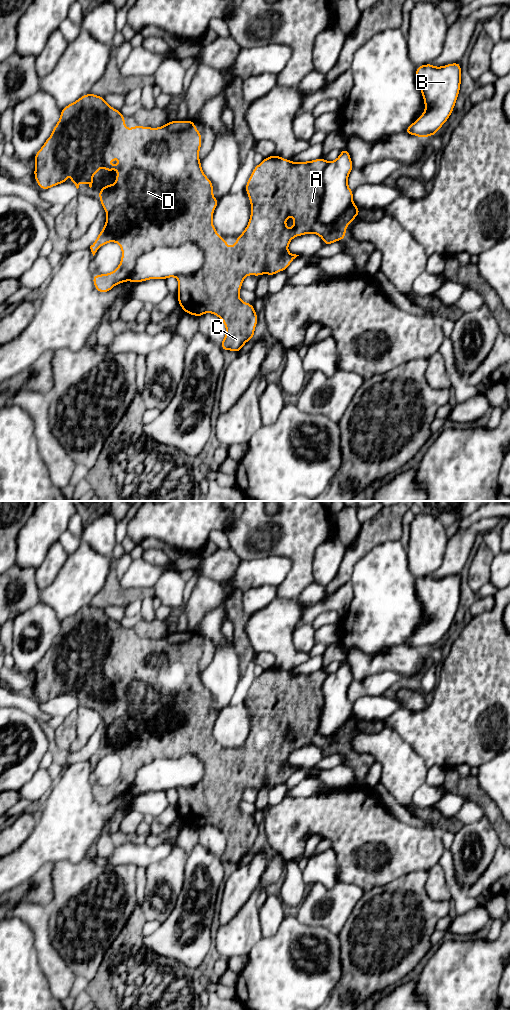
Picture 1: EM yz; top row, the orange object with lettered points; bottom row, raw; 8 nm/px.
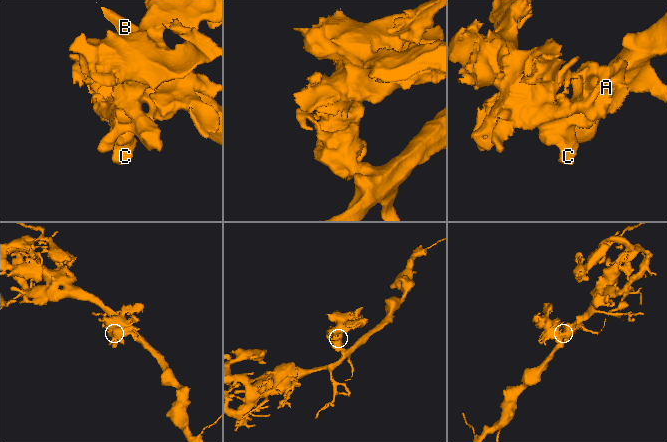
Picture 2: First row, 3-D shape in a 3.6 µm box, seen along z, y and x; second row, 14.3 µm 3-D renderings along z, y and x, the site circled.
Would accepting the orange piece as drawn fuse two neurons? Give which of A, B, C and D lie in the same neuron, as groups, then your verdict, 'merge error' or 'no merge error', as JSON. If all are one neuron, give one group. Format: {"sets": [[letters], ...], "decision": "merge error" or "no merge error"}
{"sets": [["A", "C", "D"], ["B"]], "decision": "merge error"}

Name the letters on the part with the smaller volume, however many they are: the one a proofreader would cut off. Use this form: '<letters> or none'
A, C, D

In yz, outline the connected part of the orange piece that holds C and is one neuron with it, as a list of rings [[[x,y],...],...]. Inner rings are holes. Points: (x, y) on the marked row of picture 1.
[[[85,94],[80,97],[77,101],[65,106],[61,109],[61,116],[58,123],[54,126],[51,136],[45,141],[42,148],[34,156],[35,161],[35,171],[34,177],[38,186],[42,190],[49,189],[53,186],[59,185],[61,183],[67,182],[67,170],[71,170],[71,183],[79,188],[80,183],[88,183],[89,187],[92,187],[93,183],[93,174],[98,173],[100,171],[100,165],[104,166],[106,172],[112,172],[114,169],[119,170],[120,172],[116,174],[117,178],[115,180],[114,185],[107,184],[105,187],[101,188],[98,192],[100,195],[99,200],[102,204],[102,207],[106,210],[106,223],[104,228],[99,233],[95,242],[90,246],[91,252],[93,256],[97,252],[97,250],[106,243],[109,242],[117,242],[121,249],[122,249],[122,257],[119,266],[109,274],[100,274],[100,275],[93,275],[93,283],[95,289],[101,293],[109,292],[115,285],[124,283],[125,281],[130,280],[133,268],[136,264],[137,259],[143,255],[144,253],[151,251],[155,247],[174,247],[180,246],[186,242],[193,242],[197,244],[203,251],[205,255],[205,261],[203,267],[193,275],[190,276],[178,276],[178,303],[180,304],[182,310],[185,313],[197,316],[198,318],[201,317],[203,314],[209,312],[216,316],[218,316],[226,326],[226,334],[221,342],[220,346],[223,351],[231,350],[235,352],[240,352],[244,344],[249,341],[250,339],[254,338],[254,330],[258,322],[258,315],[255,313],[253,304],[246,303],[242,301],[239,297],[239,290],[242,288],[243,280],[248,275],[255,275],[257,277],[261,276],[263,273],[267,273],[270,277],[275,275],[277,272],[286,271],[290,263],[299,255],[291,254],[287,251],[288,245],[290,241],[296,237],[301,235],[306,235],[309,233],[314,233],[319,235],[322,240],[324,241],[326,246],[330,246],[331,243],[343,240],[346,238],[346,229],[349,223],[353,222],[353,219],[360,214],[359,208],[352,203],[346,210],[346,212],[335,222],[330,224],[323,224],[321,222],[321,205],[325,195],[325,188],[322,179],[322,174],[324,169],[327,166],[327,161],[323,158],[318,158],[313,161],[305,161],[305,162],[297,162],[293,163],[288,159],[284,159],[277,155],[269,156],[264,158],[264,160],[259,164],[256,165],[254,170],[251,173],[251,176],[245,186],[246,192],[248,194],[250,203],[251,203],[251,215],[248,222],[247,227],[245,230],[240,234],[240,236],[235,240],[234,247],[228,247],[227,241],[222,238],[214,228],[212,218],[213,213],[218,205],[220,199],[215,199],[213,197],[213,184],[209,178],[207,178],[201,168],[201,162],[199,160],[199,150],[202,144],[201,132],[195,128],[195,121],[186,120],[186,121],[178,121],[174,120],[164,124],[159,128],[151,128],[151,127],[144,127],[144,126],[133,126],[130,130],[128,130],[125,126],[125,116],[123,116],[119,110],[112,108],[104,99],[104,97],[97,96],[95,94]],[[110,159],[124,159],[125,161],[119,164],[115,164],[114,166],[109,164]],[[288,216],[292,216],[294,218],[294,227],[292,229],[288,229],[285,225],[286,219]]]

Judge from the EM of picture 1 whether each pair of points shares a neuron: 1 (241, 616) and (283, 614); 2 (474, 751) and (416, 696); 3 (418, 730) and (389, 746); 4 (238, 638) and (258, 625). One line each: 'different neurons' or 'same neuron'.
1: different neurons
2: different neurons
3: different neurons
4: different neurons

